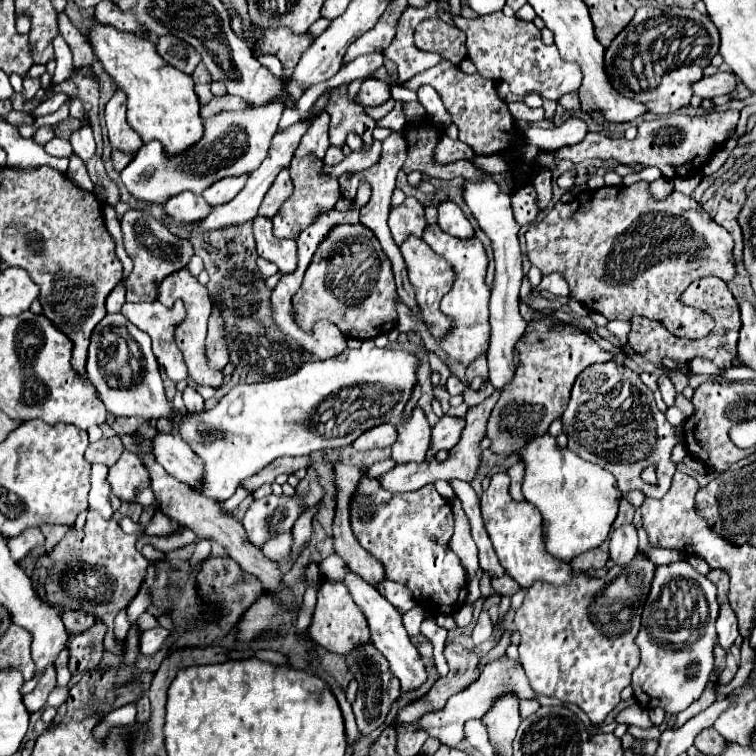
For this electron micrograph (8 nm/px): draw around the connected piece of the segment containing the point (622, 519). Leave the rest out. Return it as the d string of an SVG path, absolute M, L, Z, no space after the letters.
M625 499L619 501L619 513L617 513L617 519L613 523L613 527L621 527L621 525L627 525L633 521L633 513L635 513L635 507L631 503L627 503Z

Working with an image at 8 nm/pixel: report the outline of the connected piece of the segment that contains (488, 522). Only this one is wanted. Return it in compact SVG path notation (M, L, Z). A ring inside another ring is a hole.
M495 473L489 487L481 495L481 513L485 519L485 529L493 541L493 549L509 577L513 577L521 587L529 587L533 581L547 581L551 585L563 585L571 579L571 565L555 557L547 557L547 549L541 533L541 513L529 501L513 501L509 497L509 477L507 473Z

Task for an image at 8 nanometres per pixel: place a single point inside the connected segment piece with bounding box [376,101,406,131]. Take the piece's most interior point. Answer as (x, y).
(395, 119)

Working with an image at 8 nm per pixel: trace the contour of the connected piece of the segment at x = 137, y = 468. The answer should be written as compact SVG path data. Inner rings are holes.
M125 449L119 461L109 469L107 479L111 483L113 493L121 501L135 501L135 489L137 487L143 489L149 485L149 471L135 453Z

